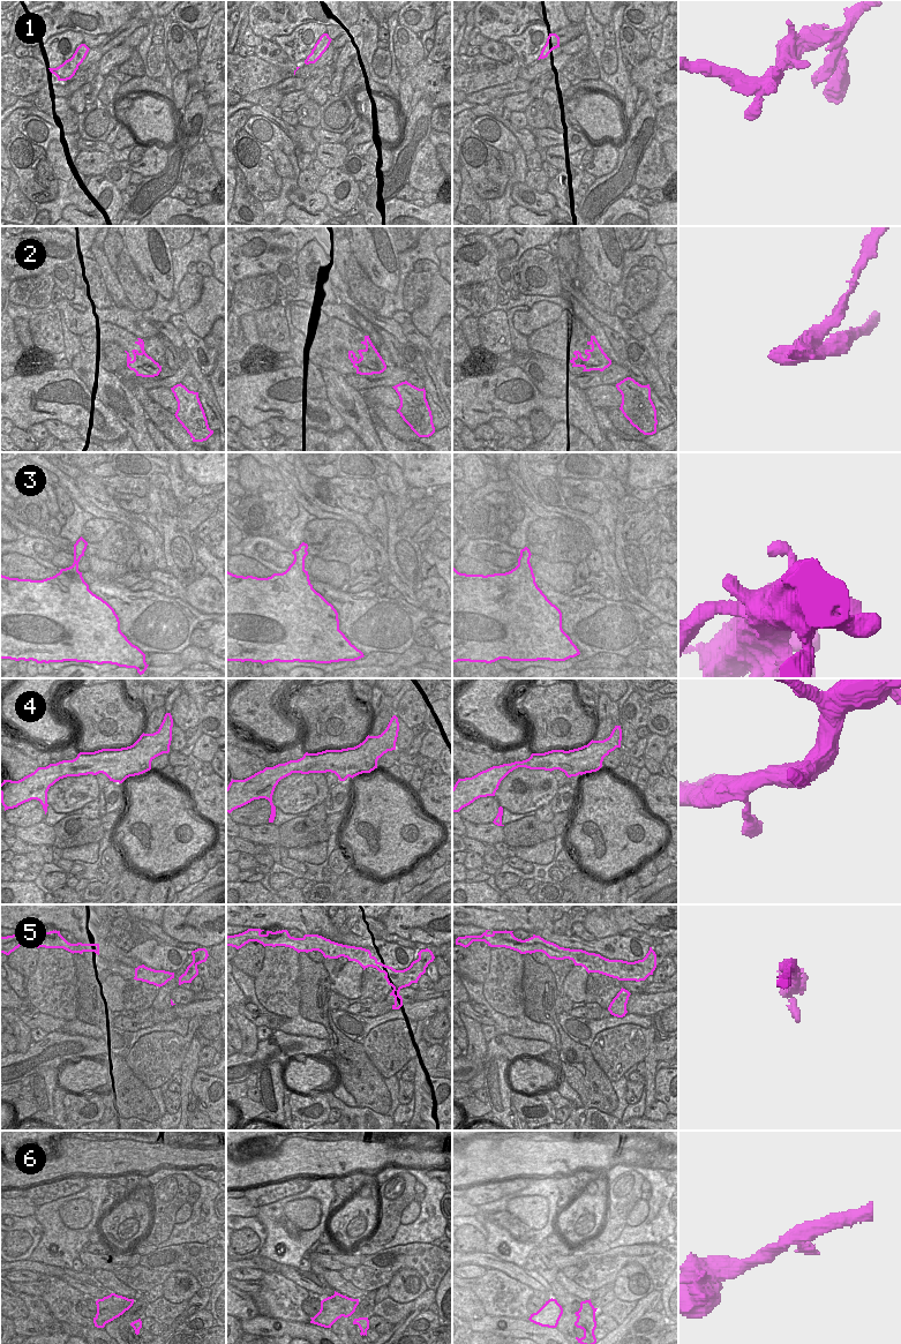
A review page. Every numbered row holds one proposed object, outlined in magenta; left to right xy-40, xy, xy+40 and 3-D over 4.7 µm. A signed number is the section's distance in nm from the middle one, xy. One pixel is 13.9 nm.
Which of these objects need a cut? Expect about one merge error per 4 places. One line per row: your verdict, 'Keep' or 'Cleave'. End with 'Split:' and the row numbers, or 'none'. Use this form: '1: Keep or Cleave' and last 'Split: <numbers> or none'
1: Cleave
2: Cleave
3: Keep
4: Keep
5: Keep
6: Cleave
Split: 1, 2, 6

